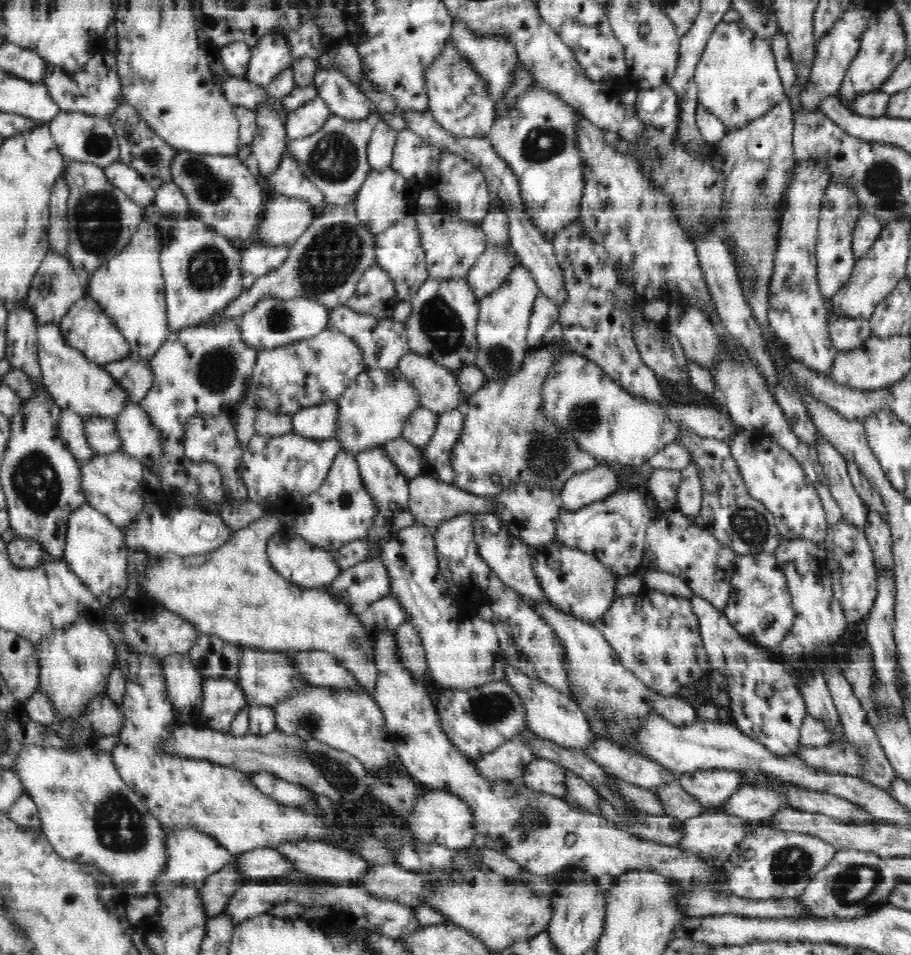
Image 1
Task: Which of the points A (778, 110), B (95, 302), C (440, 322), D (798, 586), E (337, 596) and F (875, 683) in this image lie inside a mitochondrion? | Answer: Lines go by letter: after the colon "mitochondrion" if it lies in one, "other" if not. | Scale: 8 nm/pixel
A: other
B: other
C: mitochondrion
D: other
E: other
F: other

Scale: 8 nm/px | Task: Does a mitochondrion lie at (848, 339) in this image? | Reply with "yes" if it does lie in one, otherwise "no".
no

